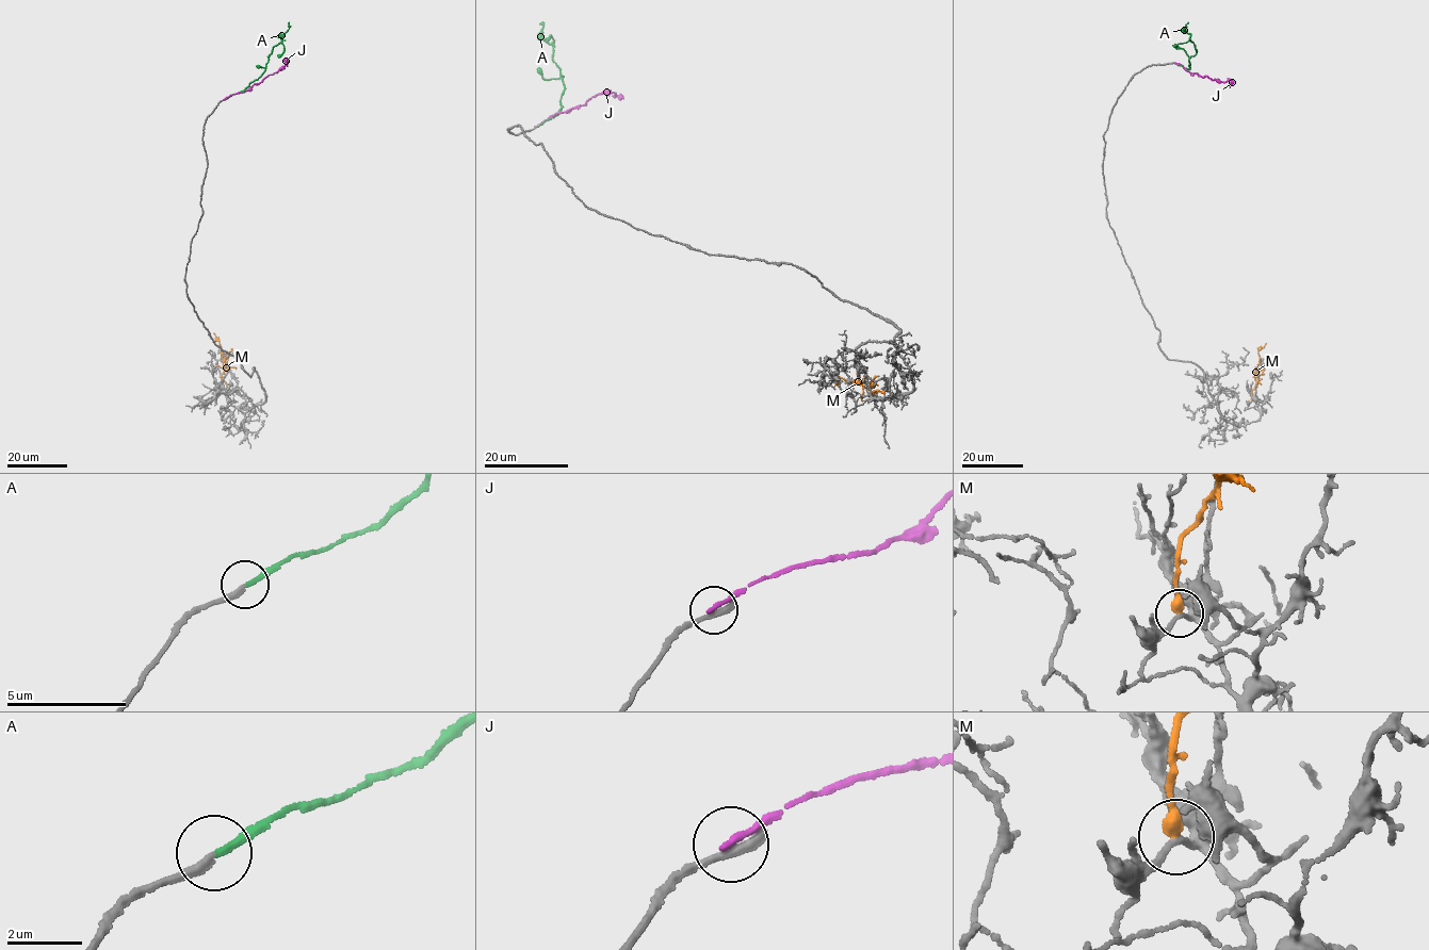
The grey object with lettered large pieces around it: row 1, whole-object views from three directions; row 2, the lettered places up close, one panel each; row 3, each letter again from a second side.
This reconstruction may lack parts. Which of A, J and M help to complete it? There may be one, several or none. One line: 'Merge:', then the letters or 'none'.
Merge: A

